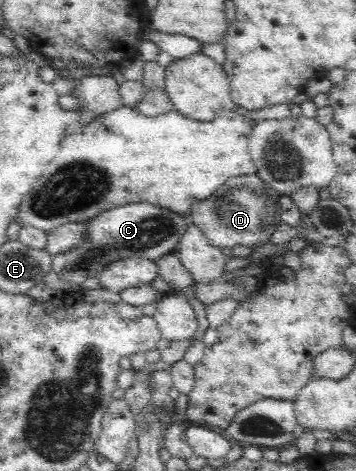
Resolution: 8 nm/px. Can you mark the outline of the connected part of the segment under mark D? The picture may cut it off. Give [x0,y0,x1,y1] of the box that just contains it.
[190,175,281,248]

